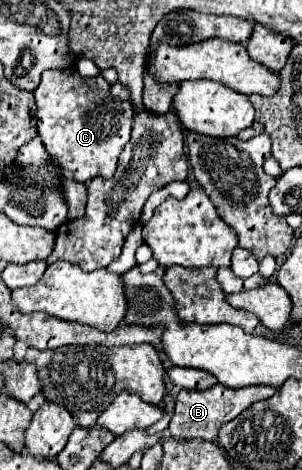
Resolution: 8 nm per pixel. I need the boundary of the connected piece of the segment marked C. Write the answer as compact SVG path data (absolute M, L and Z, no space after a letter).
M69 67L65 71L45 71L41 85L33 91L39 109L39 137L63 171L69 171L69 177L79 183L89 183L93 177L109 179L131 135L133 105L111 97L109 89L111 85L101 75L87 79L75 67Z

